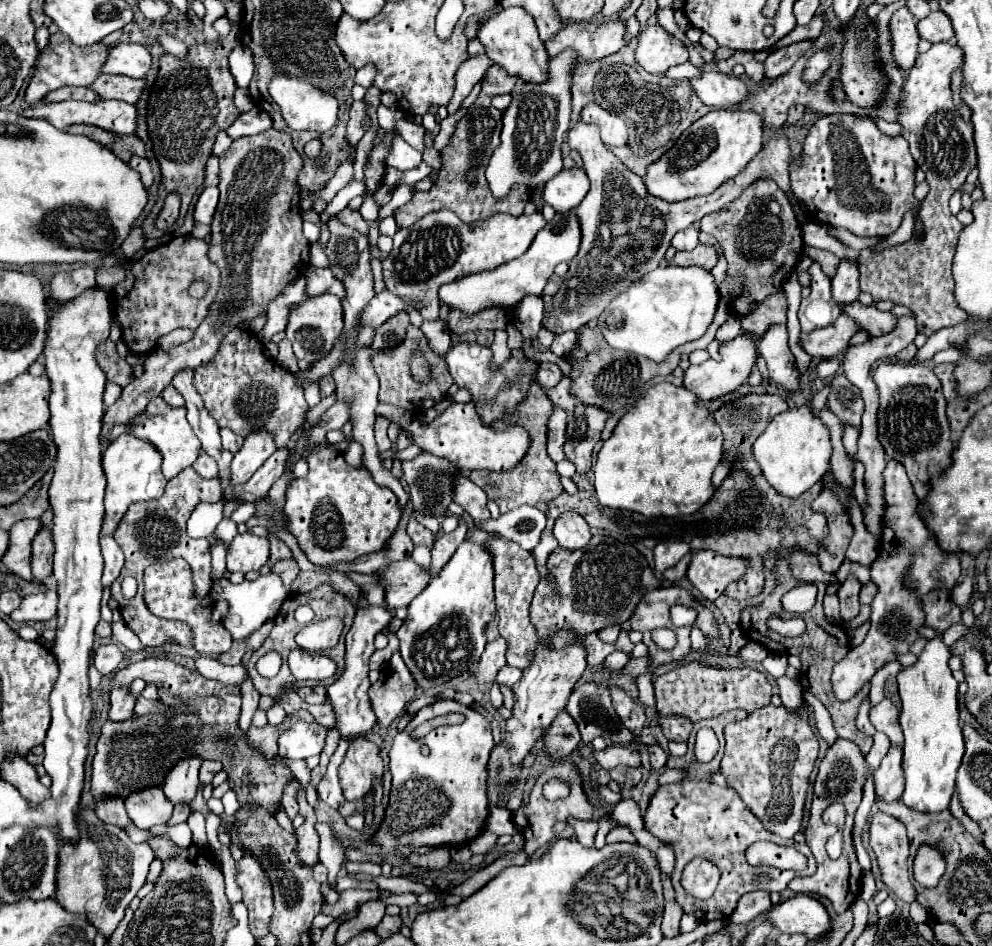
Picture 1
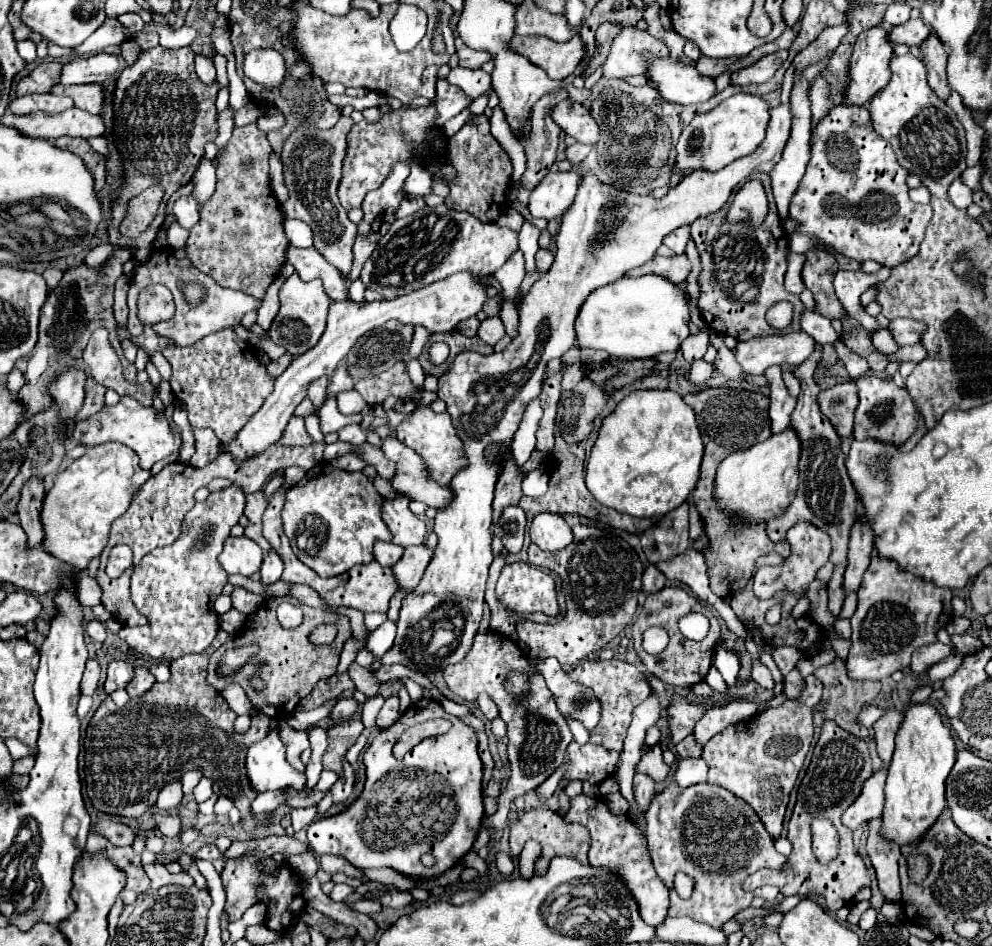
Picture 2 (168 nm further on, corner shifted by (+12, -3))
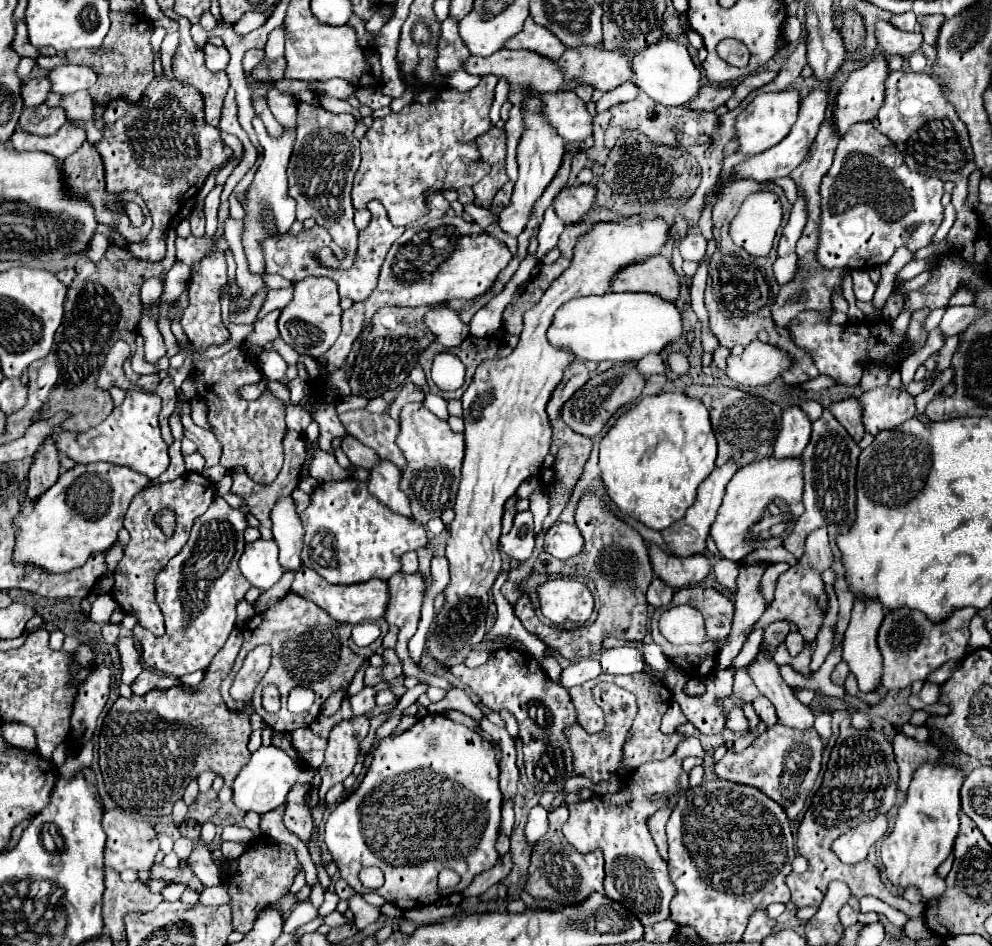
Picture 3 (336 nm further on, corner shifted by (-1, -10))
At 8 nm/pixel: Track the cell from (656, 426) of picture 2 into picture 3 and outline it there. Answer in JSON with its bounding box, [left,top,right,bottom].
[600,394,716,530]

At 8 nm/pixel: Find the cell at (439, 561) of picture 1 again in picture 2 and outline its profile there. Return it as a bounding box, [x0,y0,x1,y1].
[391,545,433,591]

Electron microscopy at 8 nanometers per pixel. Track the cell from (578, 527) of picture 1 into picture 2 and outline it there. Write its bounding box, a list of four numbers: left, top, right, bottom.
[531,513,573,551]

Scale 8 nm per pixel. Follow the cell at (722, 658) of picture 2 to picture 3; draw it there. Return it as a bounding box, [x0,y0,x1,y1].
[752,698,776,726]

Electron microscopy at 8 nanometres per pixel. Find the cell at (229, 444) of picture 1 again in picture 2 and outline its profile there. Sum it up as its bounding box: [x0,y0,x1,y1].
[191,427,219,467]

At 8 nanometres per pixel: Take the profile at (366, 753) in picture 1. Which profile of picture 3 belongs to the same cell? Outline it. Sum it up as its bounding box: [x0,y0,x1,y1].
[318,716,370,801]

